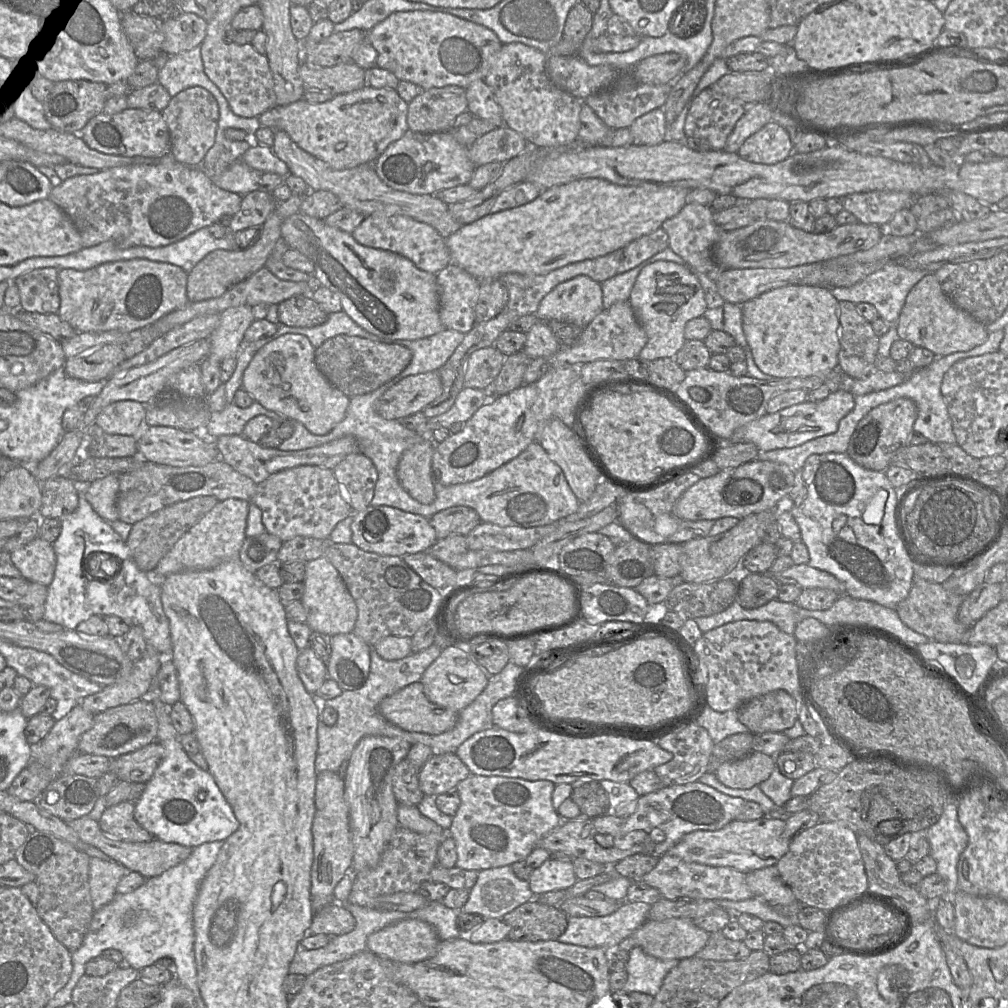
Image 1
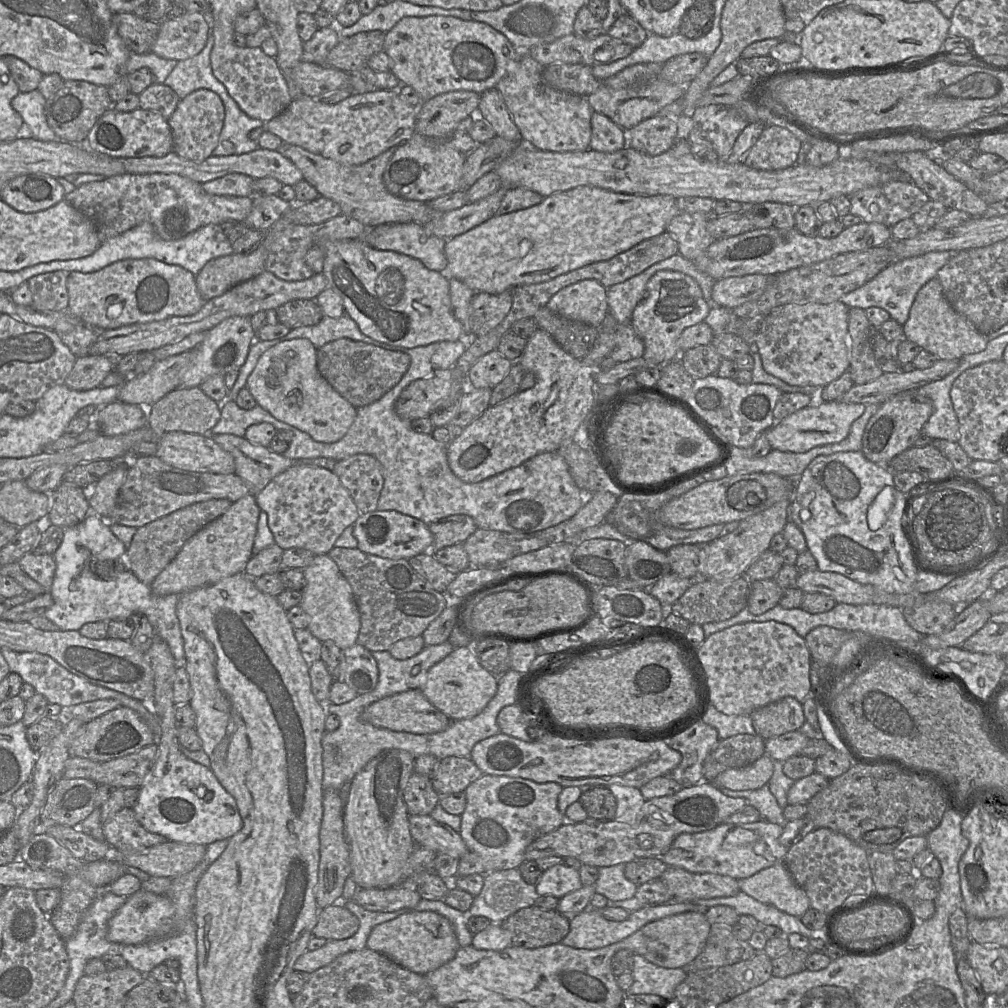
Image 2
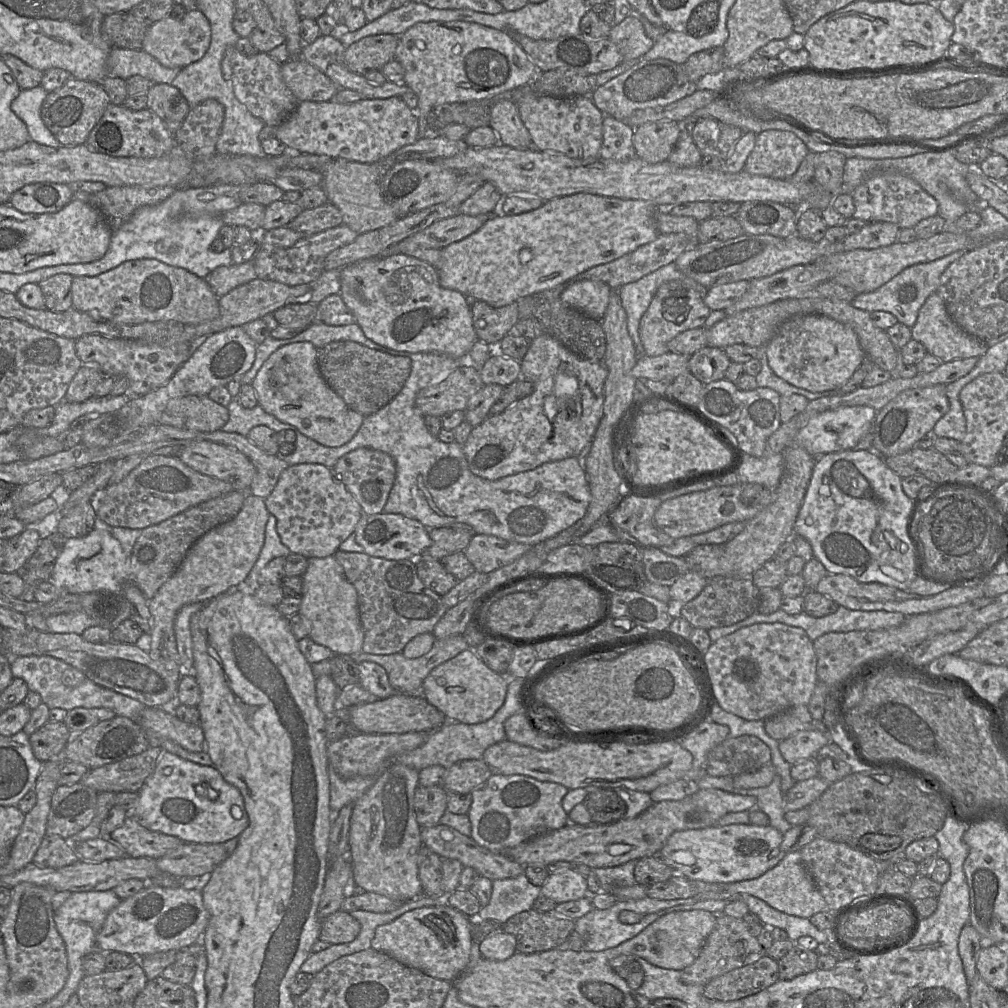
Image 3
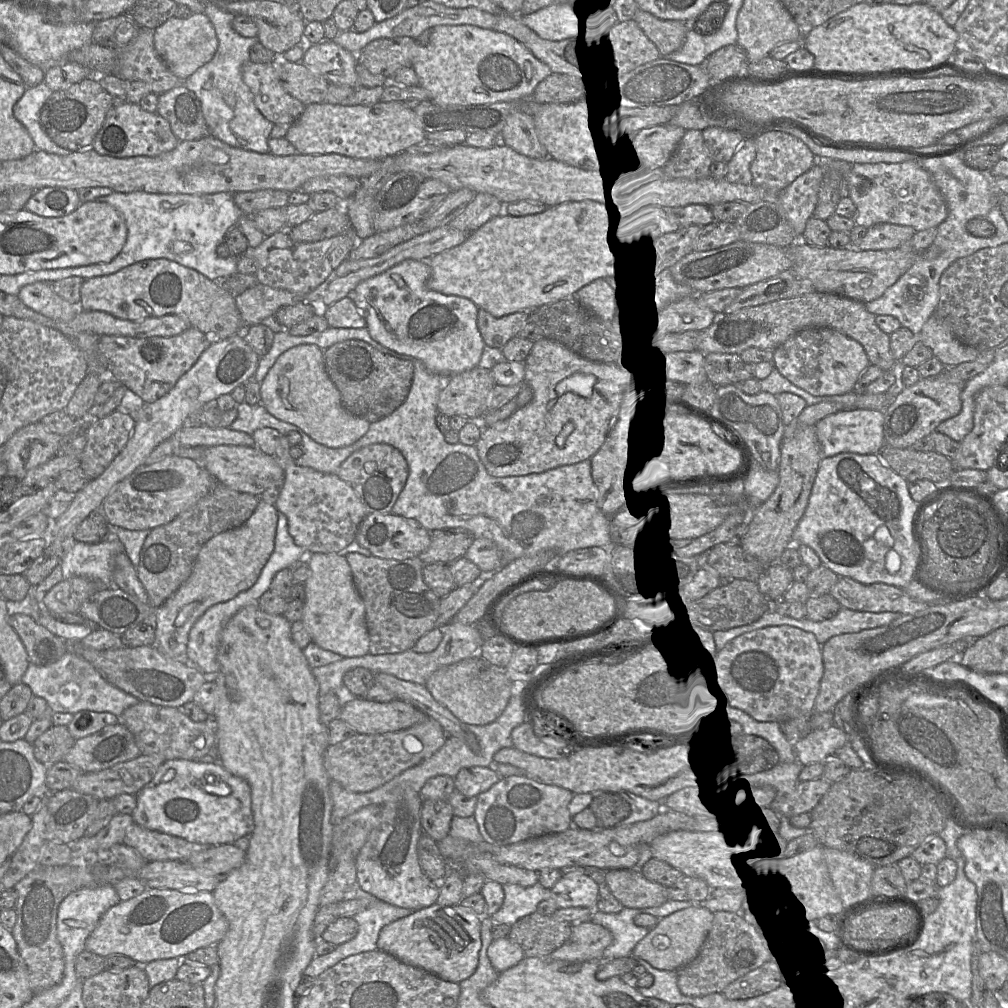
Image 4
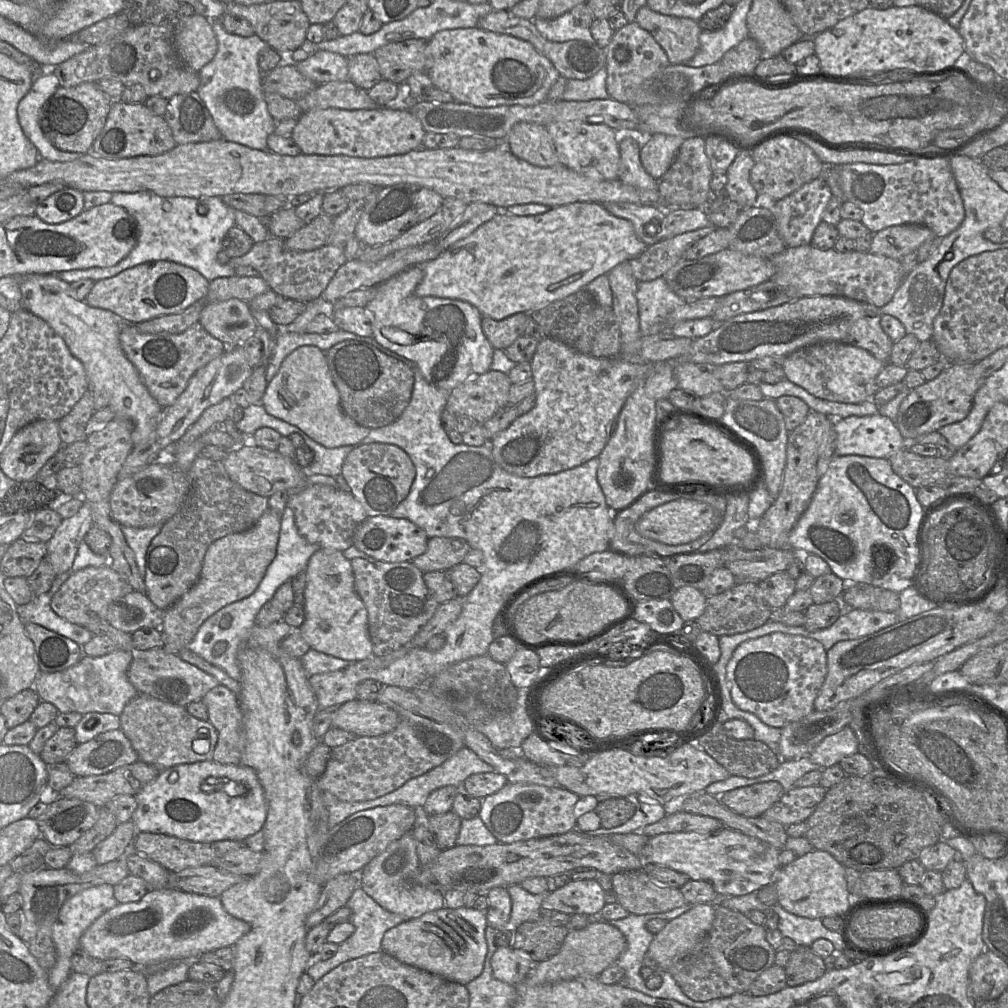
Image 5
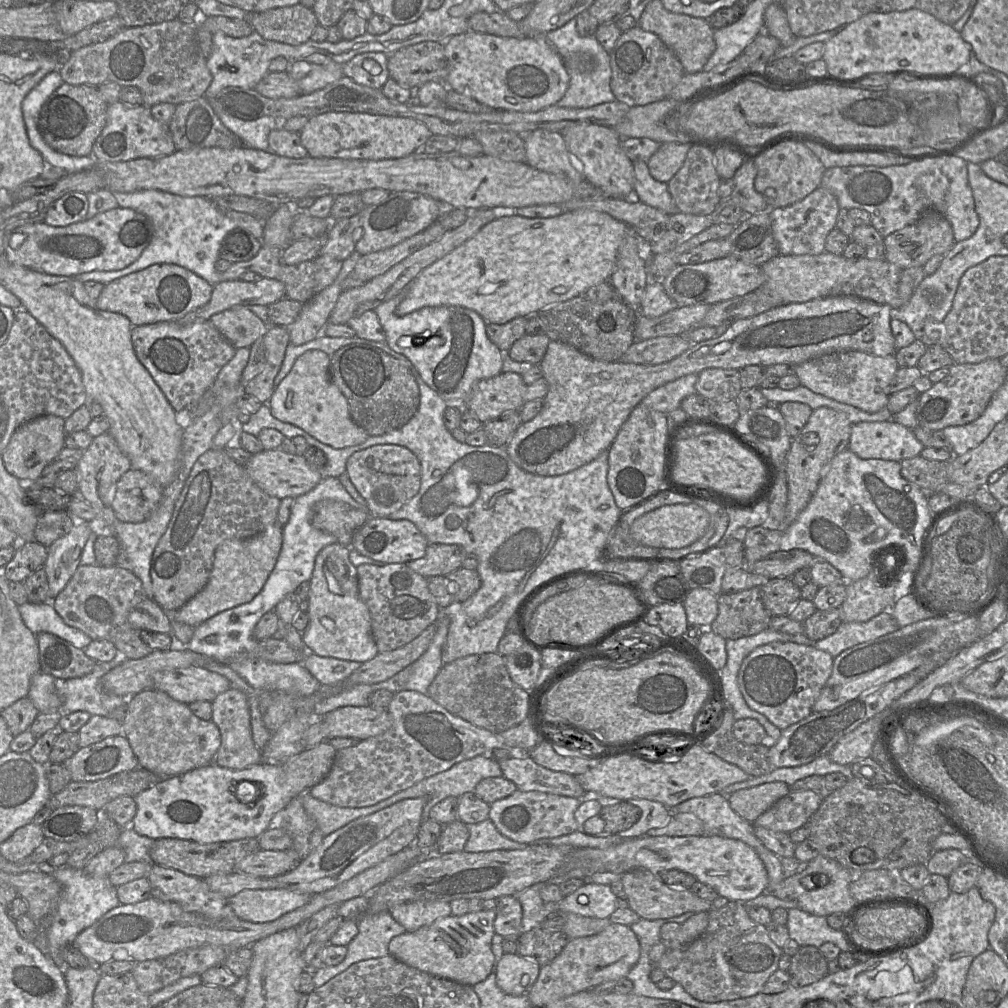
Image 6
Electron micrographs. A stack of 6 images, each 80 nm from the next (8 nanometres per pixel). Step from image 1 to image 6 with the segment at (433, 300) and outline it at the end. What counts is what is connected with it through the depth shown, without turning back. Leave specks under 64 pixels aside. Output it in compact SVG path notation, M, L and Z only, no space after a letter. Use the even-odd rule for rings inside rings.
M406 289L393 297L392 299L380 304L375 308L375 313L377 314L379 321L381 323L381 326L383 327L383 330L386 335L386 343L388 346L393 349L395 352L403 354L406 356L409 361L413 364L413 366L417 369L419 372L421 378L423 381L433 390L435 390L449 405L459 405L462 408L464 408L464 402L466 400L466 396L468 395L471 387L479 380L487 379L494 377L502 372L502 365L503 365L503 353L507 353L507 351L501 351L494 343L490 341L490 339L487 336L486 333L486 321L482 318L481 315L479 315L476 311L461 307L461 306L429 306L429 307L423 307L419 310L416 310L412 313L409 313L404 316L398 316L396 314L396 308L400 304L400 302L403 300L403 298L406 295Z

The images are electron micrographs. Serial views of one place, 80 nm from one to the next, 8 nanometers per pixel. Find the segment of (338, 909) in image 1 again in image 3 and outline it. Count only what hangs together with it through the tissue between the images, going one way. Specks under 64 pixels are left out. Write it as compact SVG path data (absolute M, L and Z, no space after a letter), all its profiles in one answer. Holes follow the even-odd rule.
M337 910L321 921L319 940L329 944L352 942L360 933L360 923L348 912Z

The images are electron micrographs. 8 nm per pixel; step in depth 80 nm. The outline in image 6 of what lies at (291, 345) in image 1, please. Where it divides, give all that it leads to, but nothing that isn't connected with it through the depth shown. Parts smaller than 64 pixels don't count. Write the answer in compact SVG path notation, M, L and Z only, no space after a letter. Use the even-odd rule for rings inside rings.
M312 349L301 354L287 376L274 388L267 405L271 414L278 420L293 424L309 435L335 449L346 448L363 443L369 435L351 418L347 399L329 377L329 358L325 352Z

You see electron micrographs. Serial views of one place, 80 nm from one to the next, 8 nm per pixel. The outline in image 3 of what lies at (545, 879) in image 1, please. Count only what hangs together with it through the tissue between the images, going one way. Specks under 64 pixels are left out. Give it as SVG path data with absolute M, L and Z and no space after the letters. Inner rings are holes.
M571 869L550 871L540 888L542 896L552 899L557 904L590 896L586 877Z

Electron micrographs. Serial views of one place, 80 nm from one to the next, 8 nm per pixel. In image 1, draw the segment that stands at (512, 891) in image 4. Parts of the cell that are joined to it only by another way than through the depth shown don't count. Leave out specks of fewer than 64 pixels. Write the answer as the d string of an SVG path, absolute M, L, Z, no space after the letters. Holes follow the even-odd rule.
M511 865L478 871L475 885L461 909L485 919L502 919L504 915L536 897L528 881L518 878Z

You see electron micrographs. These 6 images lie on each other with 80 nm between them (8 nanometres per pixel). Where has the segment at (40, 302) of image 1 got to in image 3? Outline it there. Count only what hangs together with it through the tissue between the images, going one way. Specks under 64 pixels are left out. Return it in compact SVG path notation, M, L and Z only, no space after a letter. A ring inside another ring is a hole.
M56 274L38 283L47 309L54 312L63 312L73 308L72 280L73 276L69 274Z

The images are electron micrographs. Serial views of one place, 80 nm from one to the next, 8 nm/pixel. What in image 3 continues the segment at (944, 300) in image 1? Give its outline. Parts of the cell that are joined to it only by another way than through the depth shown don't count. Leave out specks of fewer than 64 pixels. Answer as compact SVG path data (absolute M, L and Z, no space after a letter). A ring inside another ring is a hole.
M937 291L932 293L920 308L917 320L911 327L911 335L912 339L923 344L927 353L937 357L941 362L981 357L988 349L986 343L967 334L954 322Z

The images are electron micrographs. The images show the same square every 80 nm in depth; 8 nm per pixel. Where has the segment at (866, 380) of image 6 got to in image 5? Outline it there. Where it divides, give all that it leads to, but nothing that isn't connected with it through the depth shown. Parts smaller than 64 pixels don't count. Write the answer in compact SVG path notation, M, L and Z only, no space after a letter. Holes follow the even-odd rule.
M824 342L803 347L784 357L787 379L810 394L828 401L858 404L872 399L878 390L876 378L885 363L867 350L841 342Z

